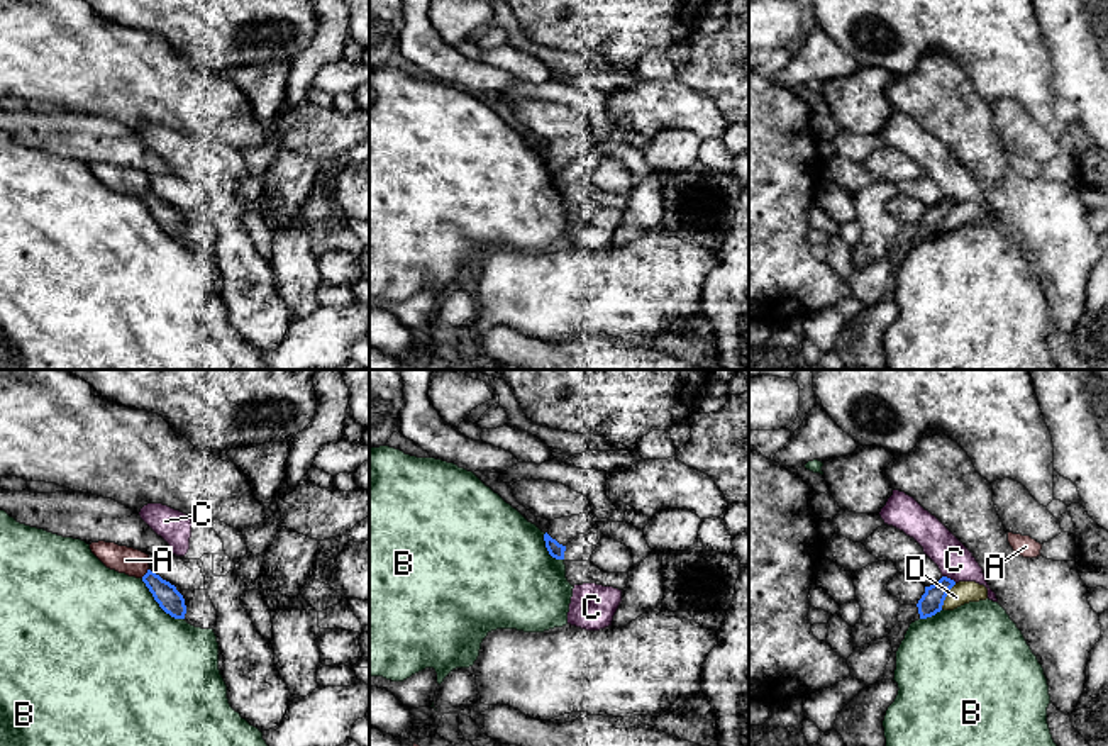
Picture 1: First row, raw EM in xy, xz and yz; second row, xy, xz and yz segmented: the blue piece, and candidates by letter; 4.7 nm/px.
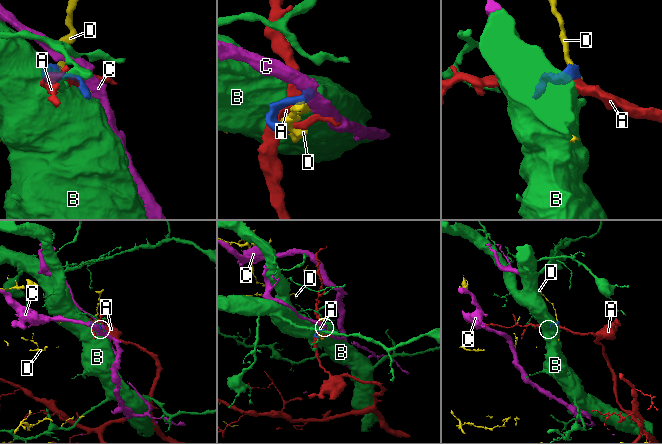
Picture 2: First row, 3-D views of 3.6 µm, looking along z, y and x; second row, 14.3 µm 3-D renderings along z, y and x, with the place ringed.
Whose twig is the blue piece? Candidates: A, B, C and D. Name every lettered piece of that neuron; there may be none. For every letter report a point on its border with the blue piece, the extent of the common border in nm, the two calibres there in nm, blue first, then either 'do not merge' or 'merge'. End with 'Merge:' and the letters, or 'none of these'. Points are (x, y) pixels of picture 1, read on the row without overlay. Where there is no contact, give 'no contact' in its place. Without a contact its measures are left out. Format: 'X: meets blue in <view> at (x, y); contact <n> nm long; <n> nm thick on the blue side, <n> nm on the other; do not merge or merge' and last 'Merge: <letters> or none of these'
A: meets blue in xy at (146, 194); contact 60 nm long; 110 nm thick on the blue side, 130 nm on the other; do not merge
B: meets blue in xy at (158, 222); contact 280 nm long; 110 nm thick on the blue side, 500 nm on the other; do not merge
C: meets blue in yz at (949, 199); contact 80 nm long; 110 nm thick on the blue side, 170 nm on the other; do not merge
D: meets blue in yz at (946, 216); contact 140 nm long; 110 nm thick on the blue side, 110 nm on the other; do not merge
Merge: none of these

